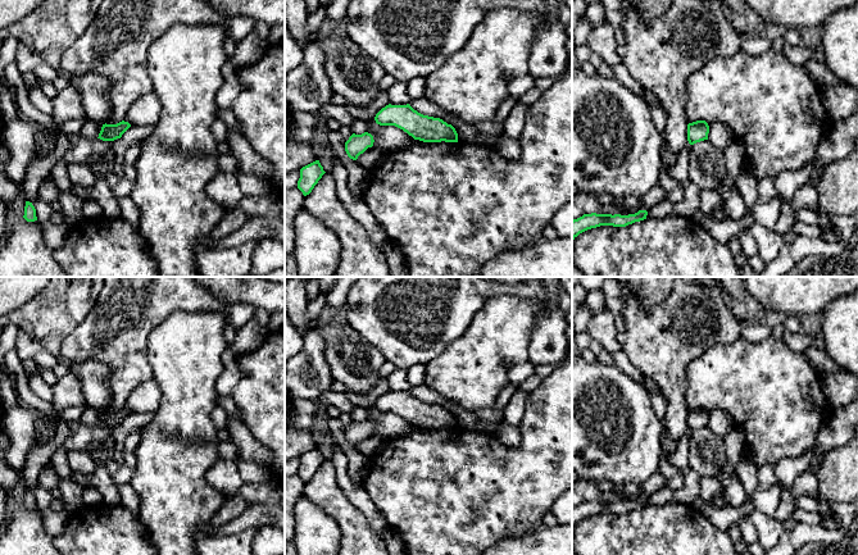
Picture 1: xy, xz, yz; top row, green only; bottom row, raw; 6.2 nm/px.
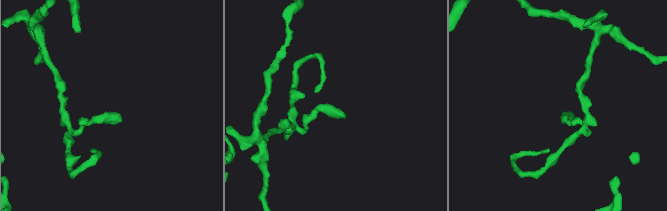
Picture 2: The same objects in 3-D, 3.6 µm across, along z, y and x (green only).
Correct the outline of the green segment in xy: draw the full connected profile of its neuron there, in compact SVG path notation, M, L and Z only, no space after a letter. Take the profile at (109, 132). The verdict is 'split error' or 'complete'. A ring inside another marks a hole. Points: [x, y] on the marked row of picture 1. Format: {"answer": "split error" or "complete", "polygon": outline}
{"answer": "complete", "polygon": "M119 122L117 124L103 124L101 131L99 133L100 140L103 141L114 141L121 138L122 135L131 127L128 122Z"}

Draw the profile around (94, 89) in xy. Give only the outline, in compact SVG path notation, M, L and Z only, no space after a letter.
M96 73L68 76L72 85L81 95L86 118L105 124L110 118L110 83Z

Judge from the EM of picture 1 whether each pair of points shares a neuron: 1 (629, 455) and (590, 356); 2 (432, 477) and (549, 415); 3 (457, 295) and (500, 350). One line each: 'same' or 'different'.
1: different
2: same
3: different

